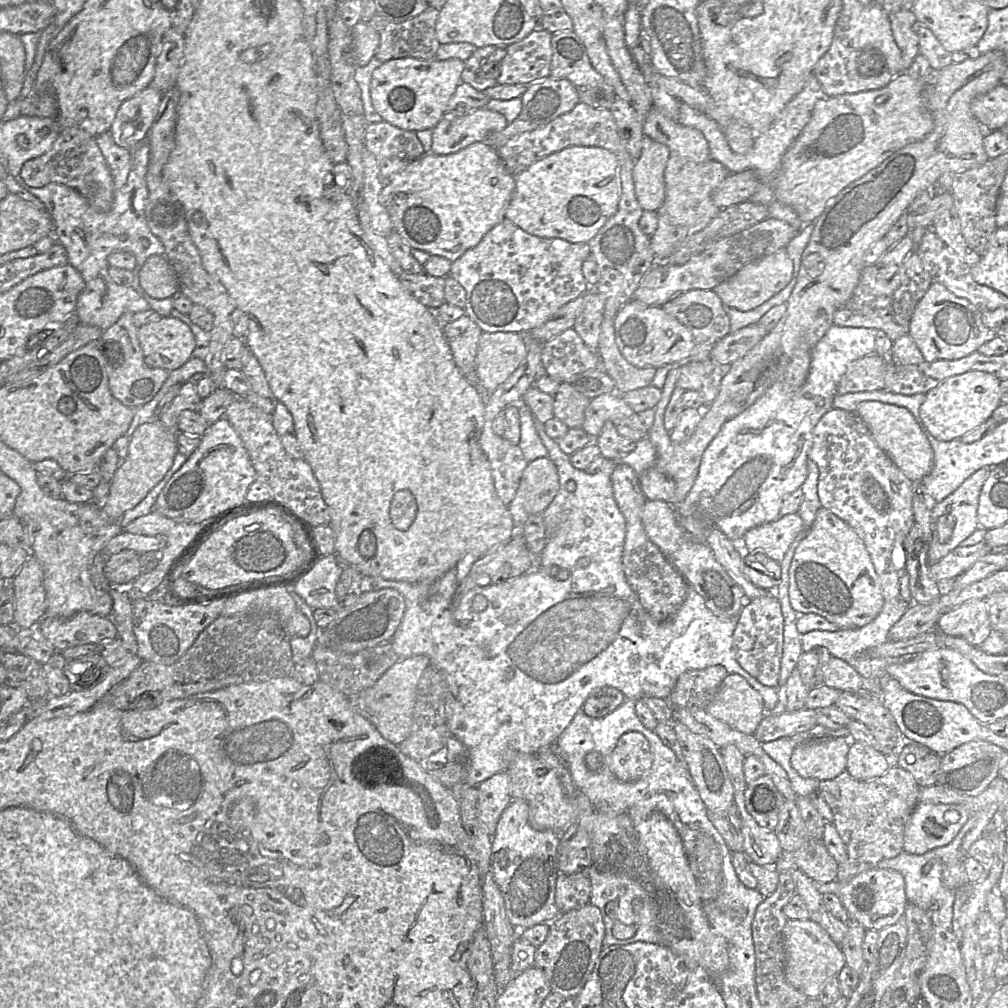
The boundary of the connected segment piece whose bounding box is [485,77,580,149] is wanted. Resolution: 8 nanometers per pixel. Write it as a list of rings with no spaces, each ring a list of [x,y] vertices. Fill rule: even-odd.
[[[551,77],[528,85],[520,98],[522,109],[517,118],[508,123],[504,129],[490,133],[485,139],[485,142],[495,149],[498,149],[508,139],[517,134],[546,125],[556,117],[572,110],[580,102],[576,88],[569,80],[553,79]]]

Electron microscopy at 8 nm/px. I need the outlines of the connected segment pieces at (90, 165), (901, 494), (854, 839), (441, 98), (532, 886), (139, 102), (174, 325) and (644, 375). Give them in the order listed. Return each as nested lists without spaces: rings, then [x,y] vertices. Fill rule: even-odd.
[[[78,127],[61,129],[51,149],[38,158],[28,160],[20,172],[24,182],[34,188],[49,183],[68,186],[79,192],[88,204],[99,211],[108,211],[113,201],[113,179],[95,137]]]
[[[838,408],[826,412],[815,426],[809,459],[818,466],[818,498],[821,506],[845,521],[861,538],[880,579],[885,601],[900,597],[900,578],[906,574],[904,542],[914,525],[913,482],[876,444],[867,425],[855,412]]]
[[[892,764],[885,774],[868,781],[857,780],[843,771],[834,779],[820,781],[817,790],[831,810],[831,824],[848,855],[846,862],[838,865],[834,881],[846,882],[903,851],[905,825],[918,803],[920,790],[908,771]]]
[[[397,58],[382,63],[371,78],[371,99],[382,119],[410,131],[433,129],[445,114],[445,107],[461,83],[464,61]]]
[[[511,798],[510,803],[500,816],[495,834],[492,837],[491,871],[504,898],[507,917],[518,930],[540,923],[550,923],[560,914],[555,901],[559,844],[560,832],[533,828],[529,823],[528,803],[521,798]]]
[[[148,85],[119,106],[109,128],[117,145],[130,147],[147,137],[157,115],[162,94]]]
[[[172,316],[138,327],[138,340],[145,363],[169,372],[184,365],[195,348],[195,336],[190,327]]]
[[[604,318],[602,321],[598,354],[601,368],[615,381],[615,393],[623,395],[651,385],[656,369],[635,367],[622,356],[615,340],[614,319]]]

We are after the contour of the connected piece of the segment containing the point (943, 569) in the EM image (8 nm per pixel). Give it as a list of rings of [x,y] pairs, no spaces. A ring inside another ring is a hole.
[[[984,540],[972,546],[958,546],[939,561],[929,565],[930,575],[936,582],[946,584],[992,551]]]

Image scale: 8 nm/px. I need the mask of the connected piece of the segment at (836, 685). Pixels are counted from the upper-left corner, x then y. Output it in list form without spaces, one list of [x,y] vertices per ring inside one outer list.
[[[832,658],[824,672],[823,685],[841,692],[862,692],[864,678],[846,661]]]

